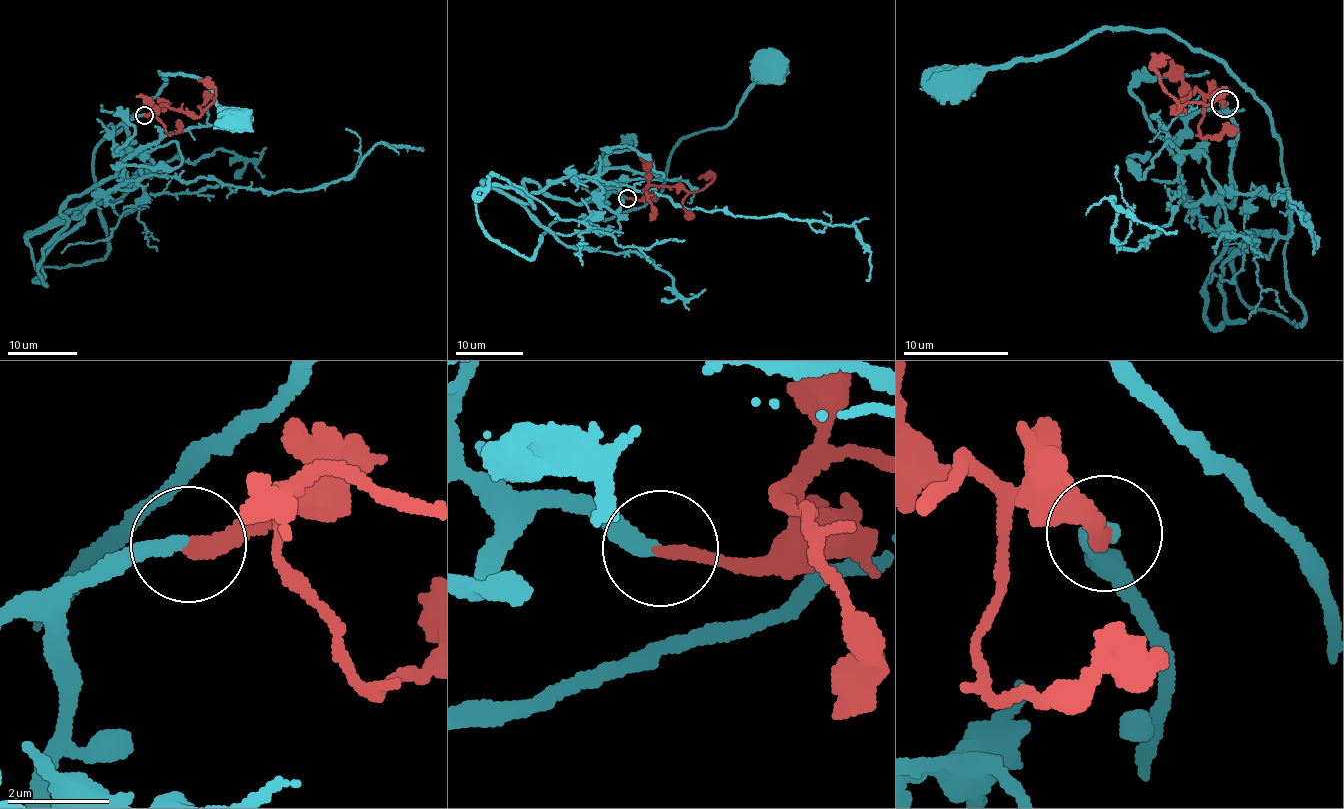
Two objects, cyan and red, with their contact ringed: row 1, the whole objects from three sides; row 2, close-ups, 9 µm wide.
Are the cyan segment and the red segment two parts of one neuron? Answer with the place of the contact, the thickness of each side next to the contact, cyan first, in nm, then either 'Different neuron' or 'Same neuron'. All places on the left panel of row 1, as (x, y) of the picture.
Place: (144, 115). Thickness 320 nm (cyan) against 280 nm. Same neuron

